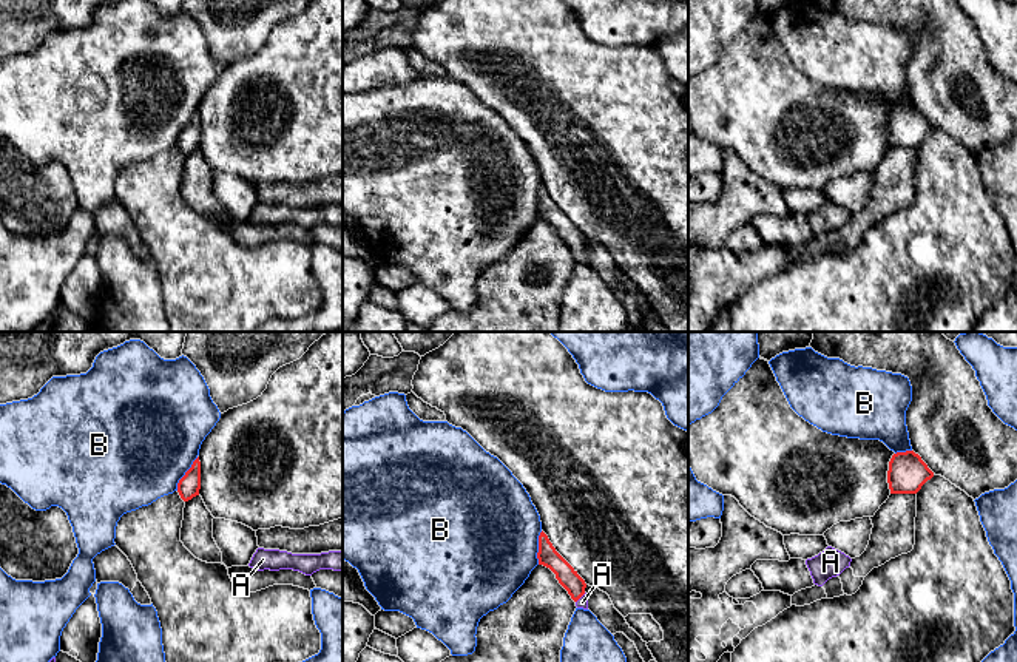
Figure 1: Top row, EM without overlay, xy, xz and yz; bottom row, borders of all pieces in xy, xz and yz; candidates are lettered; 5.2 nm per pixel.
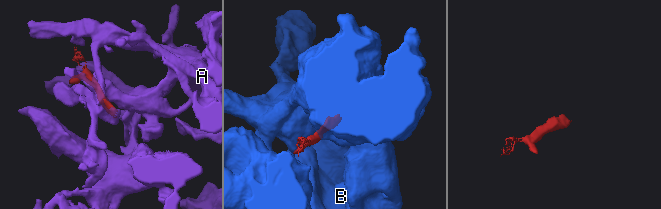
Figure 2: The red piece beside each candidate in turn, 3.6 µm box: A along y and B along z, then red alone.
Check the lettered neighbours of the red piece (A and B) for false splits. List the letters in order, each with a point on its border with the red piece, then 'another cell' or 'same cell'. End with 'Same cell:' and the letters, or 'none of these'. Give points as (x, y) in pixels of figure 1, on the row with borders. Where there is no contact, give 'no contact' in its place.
A: meets red in xz at (581, 596); same cell
B: meets red in xy at (185, 474); another cell
Same cell: A

